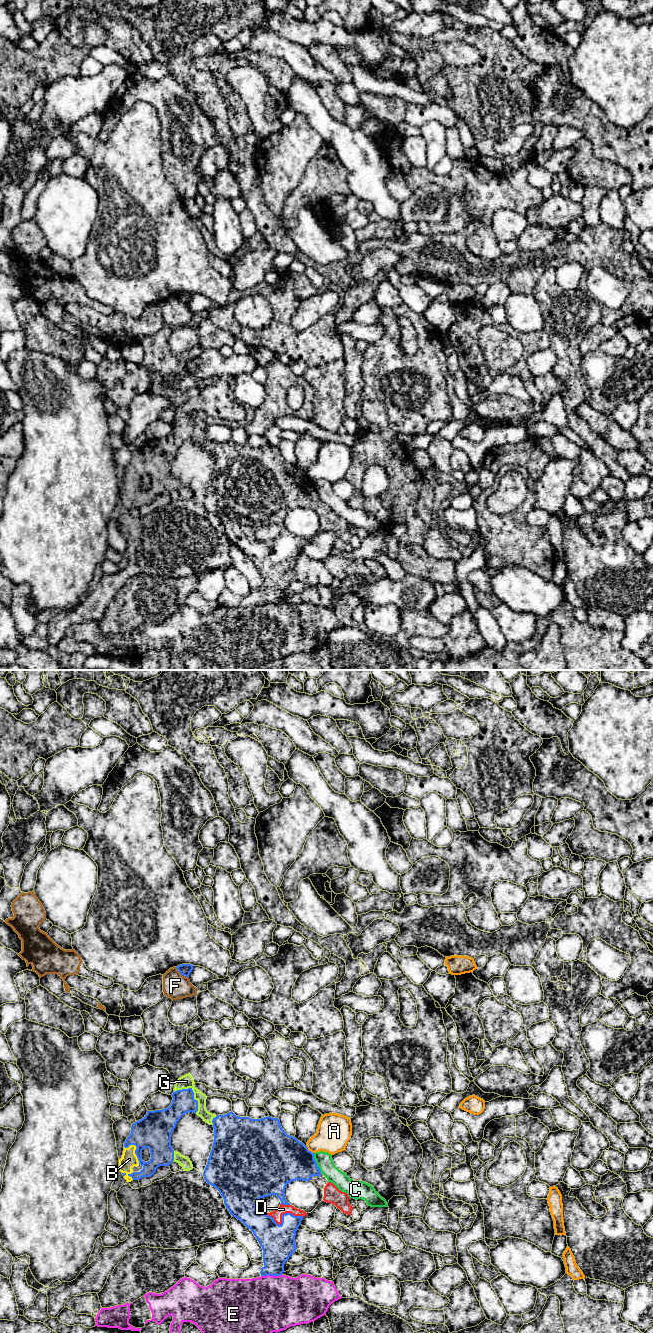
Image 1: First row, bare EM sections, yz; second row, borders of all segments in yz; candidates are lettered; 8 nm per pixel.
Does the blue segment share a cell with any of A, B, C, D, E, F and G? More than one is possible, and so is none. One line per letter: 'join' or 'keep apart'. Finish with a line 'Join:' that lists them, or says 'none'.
A: keep apart
B: join
C: keep apart
D: join
E: keep apart
F: keep apart
G: join
Join: B, D, G

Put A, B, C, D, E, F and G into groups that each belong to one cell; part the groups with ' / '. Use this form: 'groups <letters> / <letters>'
groups A / B D G / C / E / F

